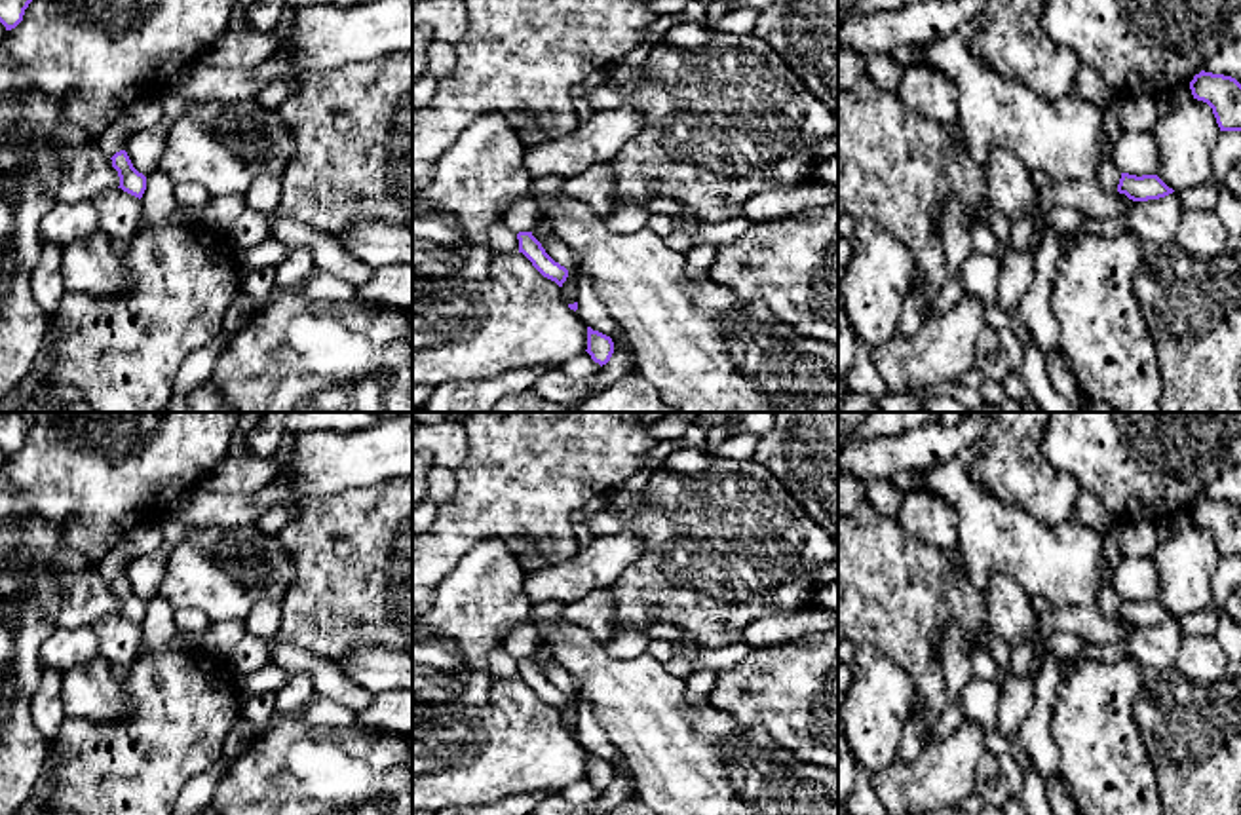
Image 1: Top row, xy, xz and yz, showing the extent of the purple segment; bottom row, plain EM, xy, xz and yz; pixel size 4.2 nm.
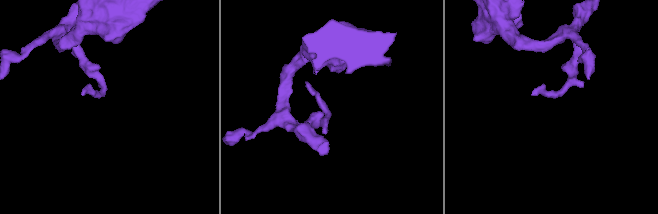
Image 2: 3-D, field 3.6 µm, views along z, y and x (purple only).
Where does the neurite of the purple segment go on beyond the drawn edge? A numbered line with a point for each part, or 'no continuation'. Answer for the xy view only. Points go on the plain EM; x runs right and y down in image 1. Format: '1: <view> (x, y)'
no continuation

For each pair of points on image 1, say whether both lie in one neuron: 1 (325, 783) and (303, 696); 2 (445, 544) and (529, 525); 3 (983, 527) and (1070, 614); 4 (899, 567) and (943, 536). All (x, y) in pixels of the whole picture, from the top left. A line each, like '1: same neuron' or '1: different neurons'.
1: different neurons
2: same neuron
3: different neurons
4: different neurons

